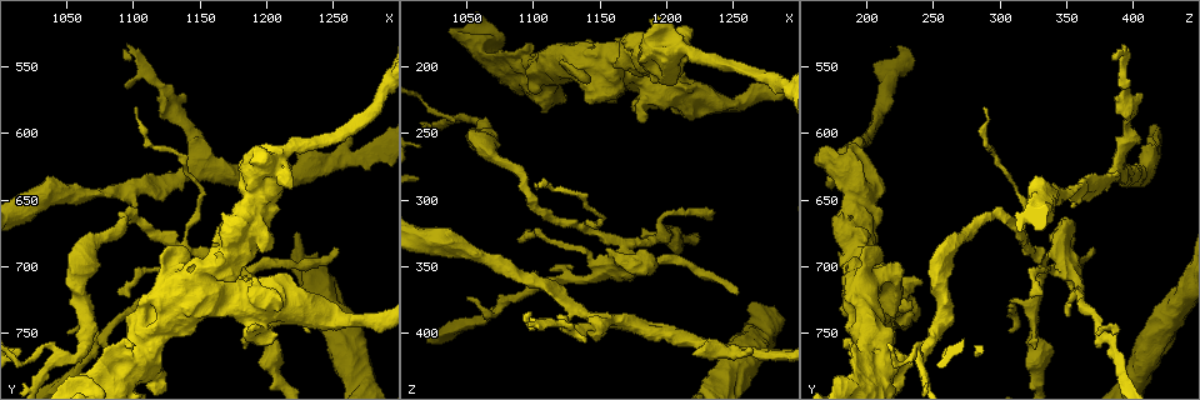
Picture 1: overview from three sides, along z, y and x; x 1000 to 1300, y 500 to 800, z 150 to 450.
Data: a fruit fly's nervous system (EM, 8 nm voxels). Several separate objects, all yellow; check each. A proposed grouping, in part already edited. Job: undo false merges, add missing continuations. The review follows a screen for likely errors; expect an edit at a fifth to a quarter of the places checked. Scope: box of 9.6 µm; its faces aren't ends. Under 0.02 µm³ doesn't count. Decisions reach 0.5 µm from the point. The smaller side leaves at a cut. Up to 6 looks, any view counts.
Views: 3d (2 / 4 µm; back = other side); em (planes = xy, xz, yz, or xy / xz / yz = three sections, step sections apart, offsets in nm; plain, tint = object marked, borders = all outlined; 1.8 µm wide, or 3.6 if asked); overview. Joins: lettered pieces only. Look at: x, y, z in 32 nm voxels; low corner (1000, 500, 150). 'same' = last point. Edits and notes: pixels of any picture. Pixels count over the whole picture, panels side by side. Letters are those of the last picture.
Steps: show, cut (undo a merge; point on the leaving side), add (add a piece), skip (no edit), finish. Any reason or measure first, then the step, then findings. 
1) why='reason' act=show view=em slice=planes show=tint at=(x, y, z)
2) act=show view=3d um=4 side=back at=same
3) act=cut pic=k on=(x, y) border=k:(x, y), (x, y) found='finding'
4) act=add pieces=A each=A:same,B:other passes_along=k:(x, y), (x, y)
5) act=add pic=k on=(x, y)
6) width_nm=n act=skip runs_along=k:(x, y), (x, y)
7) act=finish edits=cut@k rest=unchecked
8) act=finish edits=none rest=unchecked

why='an open end' act=show view=em slice=planes show=tint at=(1114, 738, 352)

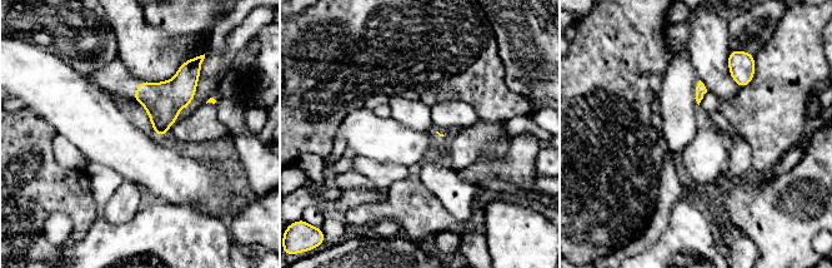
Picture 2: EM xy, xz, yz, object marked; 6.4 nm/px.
why='see the neighbours' act=show view=em slice=planes show=borders at=same

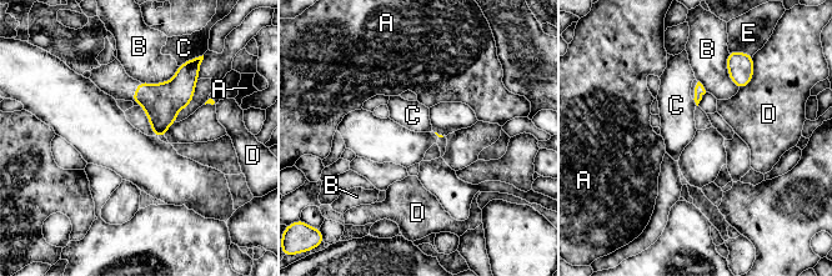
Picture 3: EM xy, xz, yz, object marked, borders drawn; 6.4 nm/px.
longest_contact=B:280nm act=skip each=A:other,B:other,C:other,D:other,E:other border=3:(692, 99), (697, 105) found='no lettered piece goes on from it'

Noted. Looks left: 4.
act=show view=em slice=planes show=borders at=(1168, 692, 344)

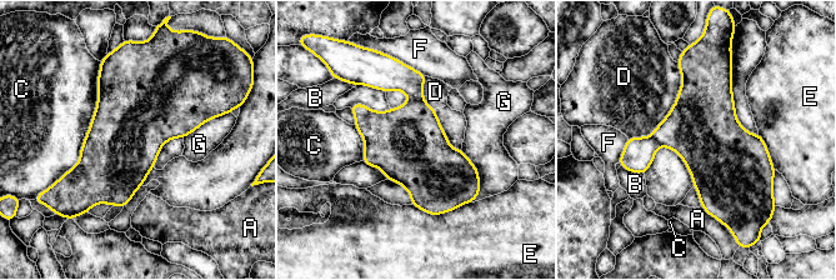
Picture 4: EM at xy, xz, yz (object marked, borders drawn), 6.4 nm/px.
width_nm=460 act=cut pic=4 on=(410, 136) each=A:other,B:other,C:other,D:other,E:other,F:other,G:other border=4:(410, 99), (422, 100) found='two cells meet here'

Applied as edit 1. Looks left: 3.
act=finish edits=cut@4 rest=unchecked

